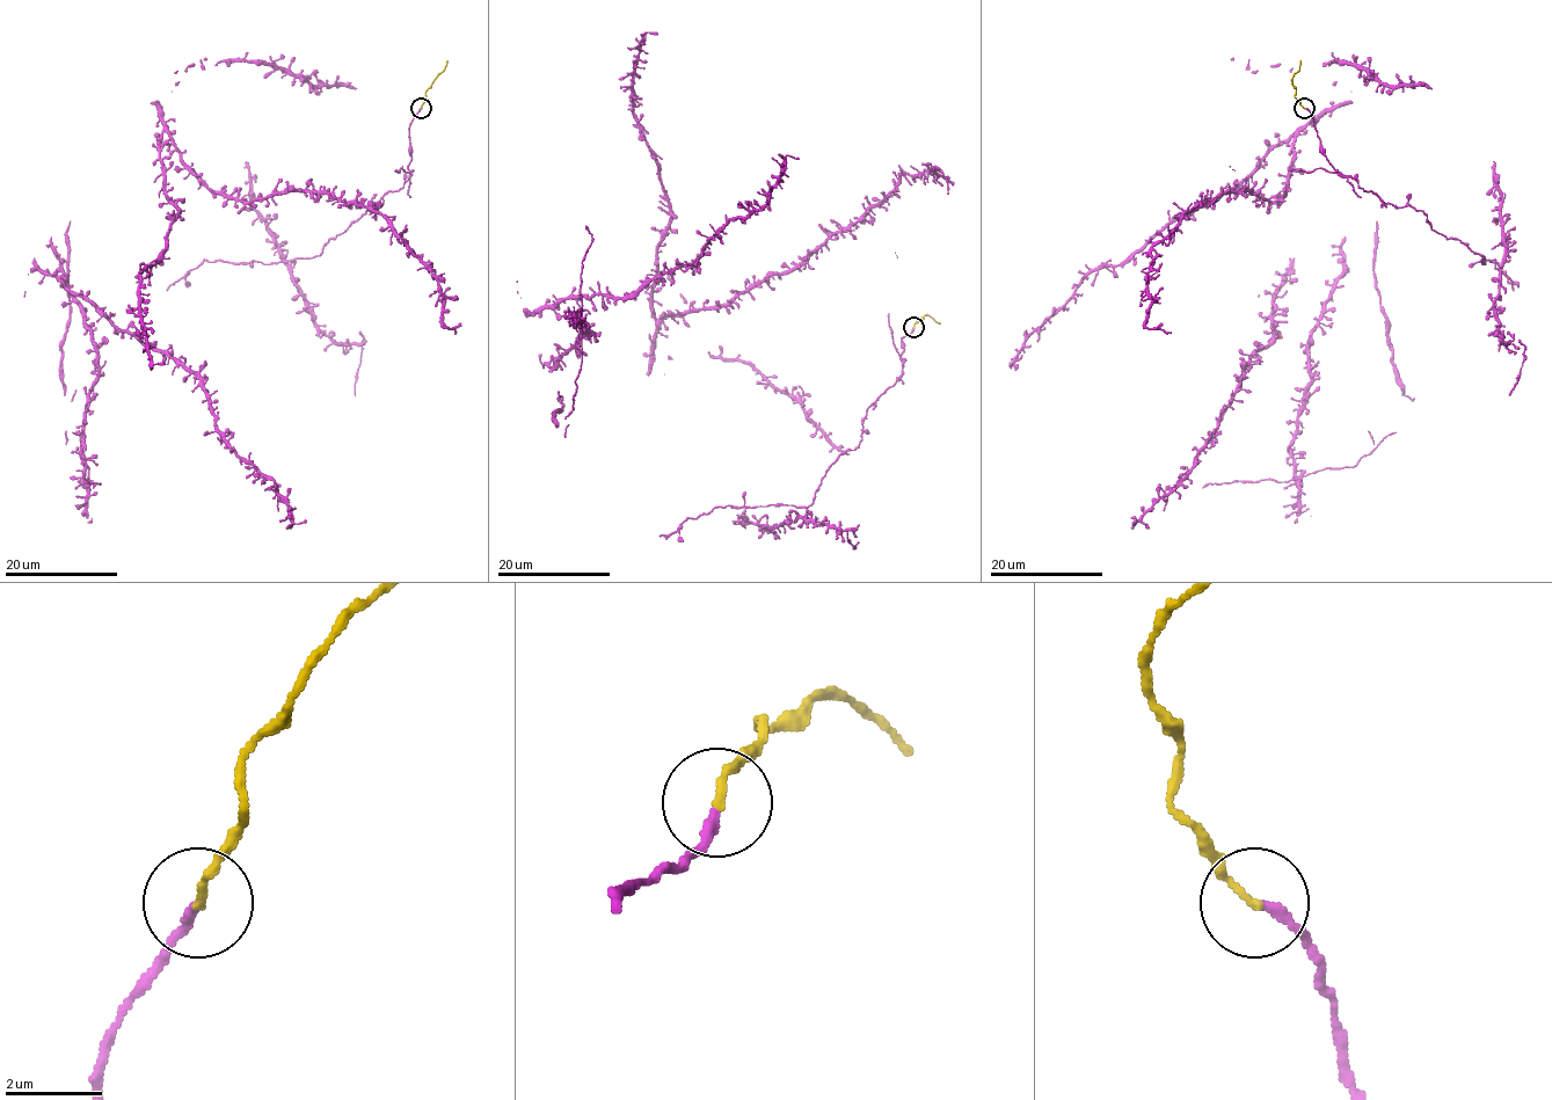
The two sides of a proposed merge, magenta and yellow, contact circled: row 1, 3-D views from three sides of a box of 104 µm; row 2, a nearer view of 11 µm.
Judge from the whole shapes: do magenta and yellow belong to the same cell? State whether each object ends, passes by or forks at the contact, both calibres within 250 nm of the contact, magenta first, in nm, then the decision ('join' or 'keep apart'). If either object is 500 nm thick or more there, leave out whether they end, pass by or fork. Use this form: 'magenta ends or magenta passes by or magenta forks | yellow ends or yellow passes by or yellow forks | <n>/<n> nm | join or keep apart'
magenta ends | yellow ends | 200/160 nm | join

